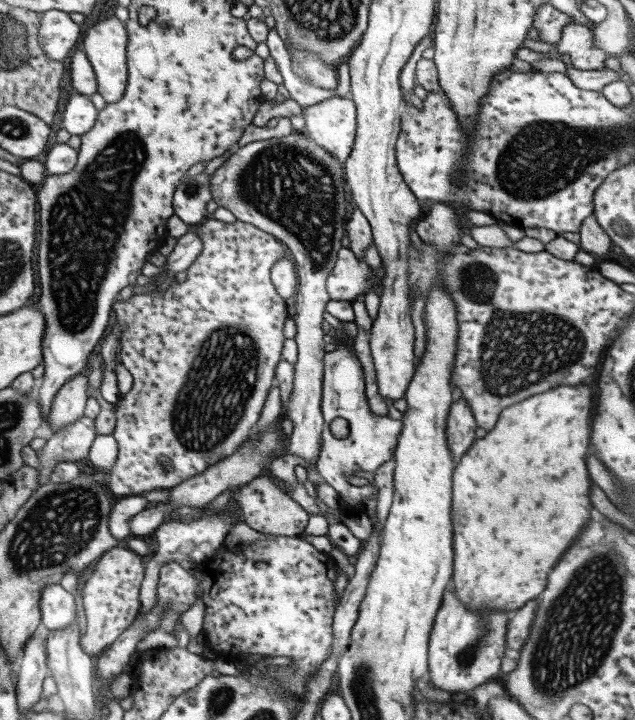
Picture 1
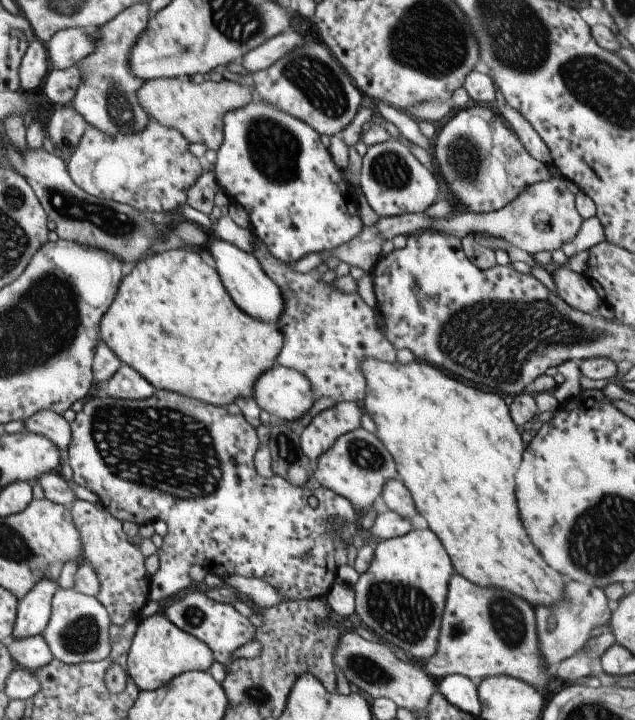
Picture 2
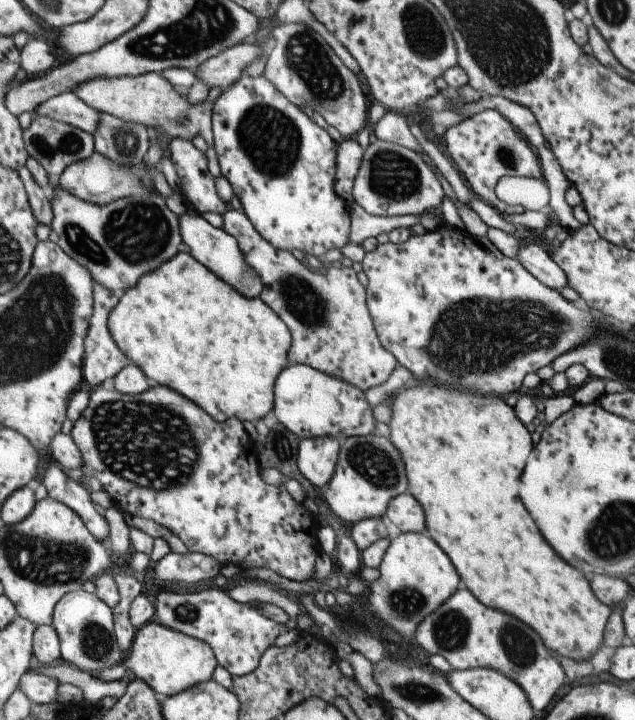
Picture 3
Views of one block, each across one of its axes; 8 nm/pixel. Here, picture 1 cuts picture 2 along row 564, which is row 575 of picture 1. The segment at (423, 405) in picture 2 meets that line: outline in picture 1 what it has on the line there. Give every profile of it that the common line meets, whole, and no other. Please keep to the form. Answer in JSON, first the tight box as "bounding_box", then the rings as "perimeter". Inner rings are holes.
{"bounding_box":[449,384,593,613],"perimeter":[[[577,384],[577,386],[557,386],[553,390],[547,390],[545,394],[531,396],[519,404],[513,404],[505,410],[501,410],[493,428],[486,431],[483,438],[475,439],[472,445],[461,455],[459,462],[452,470],[452,497],[449,518],[453,524],[453,571],[451,574],[451,586],[455,596],[472,611],[483,609],[497,609],[513,613],[515,608],[521,608],[527,600],[535,598],[545,588],[547,572],[557,564],[561,554],[571,546],[571,542],[577,538],[577,534],[583,530],[583,526],[589,522],[589,474],[585,468],[585,452],[589,448],[589,430],[591,430],[591,418],[593,418],[593,390],[591,386]]]}

